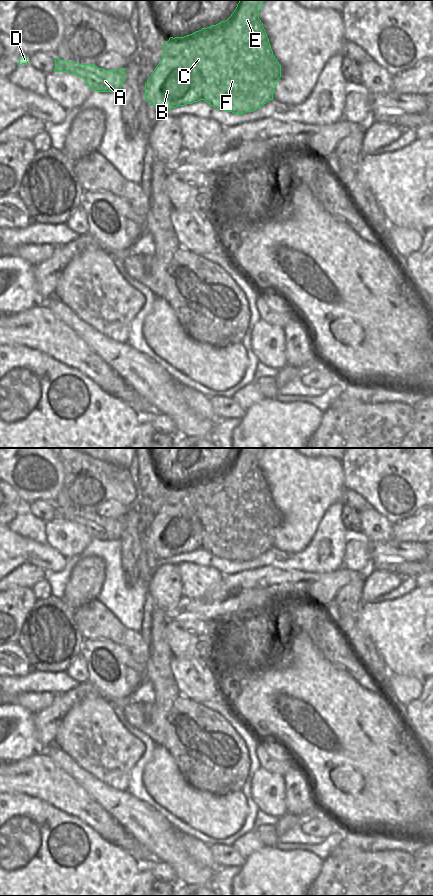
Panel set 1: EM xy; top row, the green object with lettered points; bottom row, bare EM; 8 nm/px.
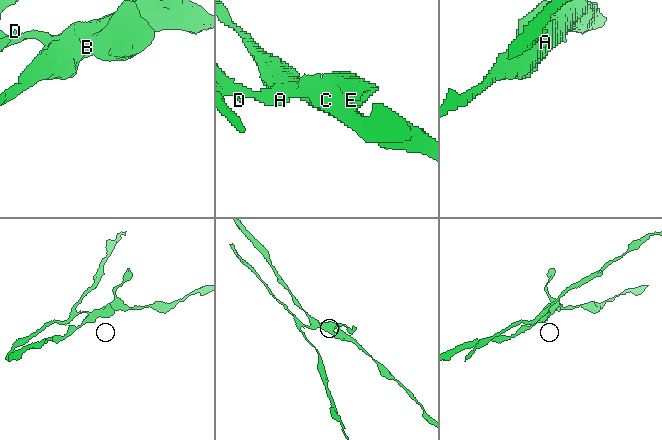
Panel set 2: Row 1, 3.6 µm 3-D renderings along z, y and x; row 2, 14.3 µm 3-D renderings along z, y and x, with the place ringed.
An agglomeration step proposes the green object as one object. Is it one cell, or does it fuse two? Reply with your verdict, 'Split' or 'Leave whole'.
Split.

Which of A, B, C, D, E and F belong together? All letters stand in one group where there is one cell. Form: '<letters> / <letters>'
A C D E F / B

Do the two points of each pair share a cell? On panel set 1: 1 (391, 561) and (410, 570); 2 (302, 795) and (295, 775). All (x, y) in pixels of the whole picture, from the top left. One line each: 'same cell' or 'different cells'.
1: same cell
2: same cell

